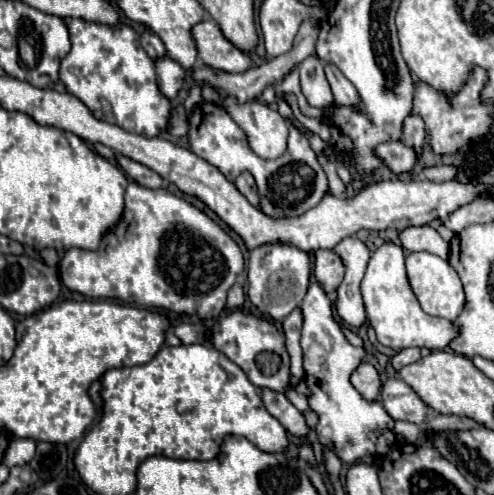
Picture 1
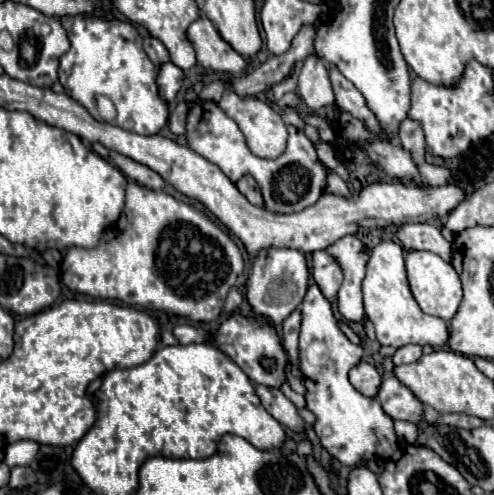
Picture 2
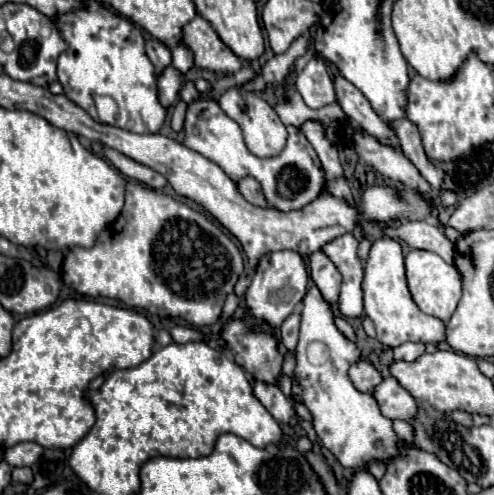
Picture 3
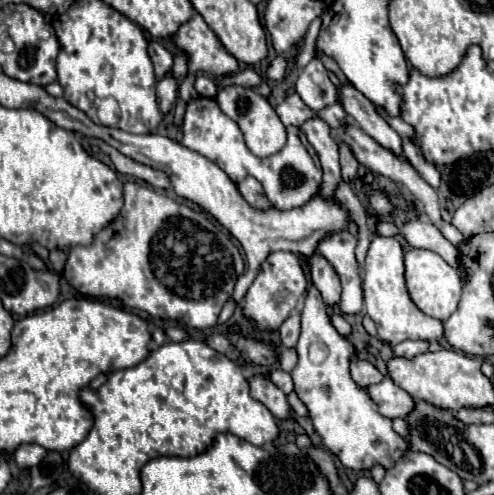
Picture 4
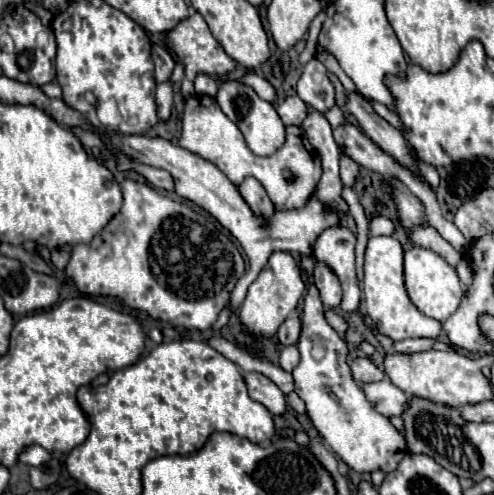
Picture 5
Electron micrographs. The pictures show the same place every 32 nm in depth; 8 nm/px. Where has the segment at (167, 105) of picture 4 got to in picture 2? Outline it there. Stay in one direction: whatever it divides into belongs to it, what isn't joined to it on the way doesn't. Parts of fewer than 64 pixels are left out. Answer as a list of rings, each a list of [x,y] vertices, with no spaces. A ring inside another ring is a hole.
[[[164,62],[158,68],[158,88],[160,88],[160,96],[164,96],[164,100],[172,102],[178,94],[178,90],[182,88],[182,80],[184,80],[184,72],[172,64],[172,62]]]

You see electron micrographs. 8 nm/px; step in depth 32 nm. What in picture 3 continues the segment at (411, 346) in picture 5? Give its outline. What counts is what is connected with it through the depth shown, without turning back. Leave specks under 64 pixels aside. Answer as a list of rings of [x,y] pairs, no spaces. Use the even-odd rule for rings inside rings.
[[[408,342],[408,344],[402,344],[402,346],[398,346],[398,348],[394,348],[394,362],[414,362],[418,356],[422,356],[424,354],[424,344],[412,344],[412,342]]]

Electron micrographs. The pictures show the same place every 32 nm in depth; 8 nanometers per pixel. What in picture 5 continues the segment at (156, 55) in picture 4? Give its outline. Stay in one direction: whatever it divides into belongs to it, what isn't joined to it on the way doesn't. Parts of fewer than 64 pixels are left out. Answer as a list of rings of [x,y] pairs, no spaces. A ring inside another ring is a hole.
[[[152,44],[152,60],[156,66],[156,82],[168,80],[172,74],[172,68],[174,68],[172,54],[160,44]]]

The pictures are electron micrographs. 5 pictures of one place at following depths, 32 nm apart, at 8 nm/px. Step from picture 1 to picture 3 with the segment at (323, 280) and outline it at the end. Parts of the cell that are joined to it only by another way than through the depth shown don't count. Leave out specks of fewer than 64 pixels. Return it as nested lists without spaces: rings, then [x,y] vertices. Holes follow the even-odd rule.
[[[322,250],[314,252],[310,256],[310,276],[312,276],[314,284],[318,286],[318,290],[322,292],[326,302],[338,300],[342,276],[340,276],[340,270],[336,268],[336,264]]]

